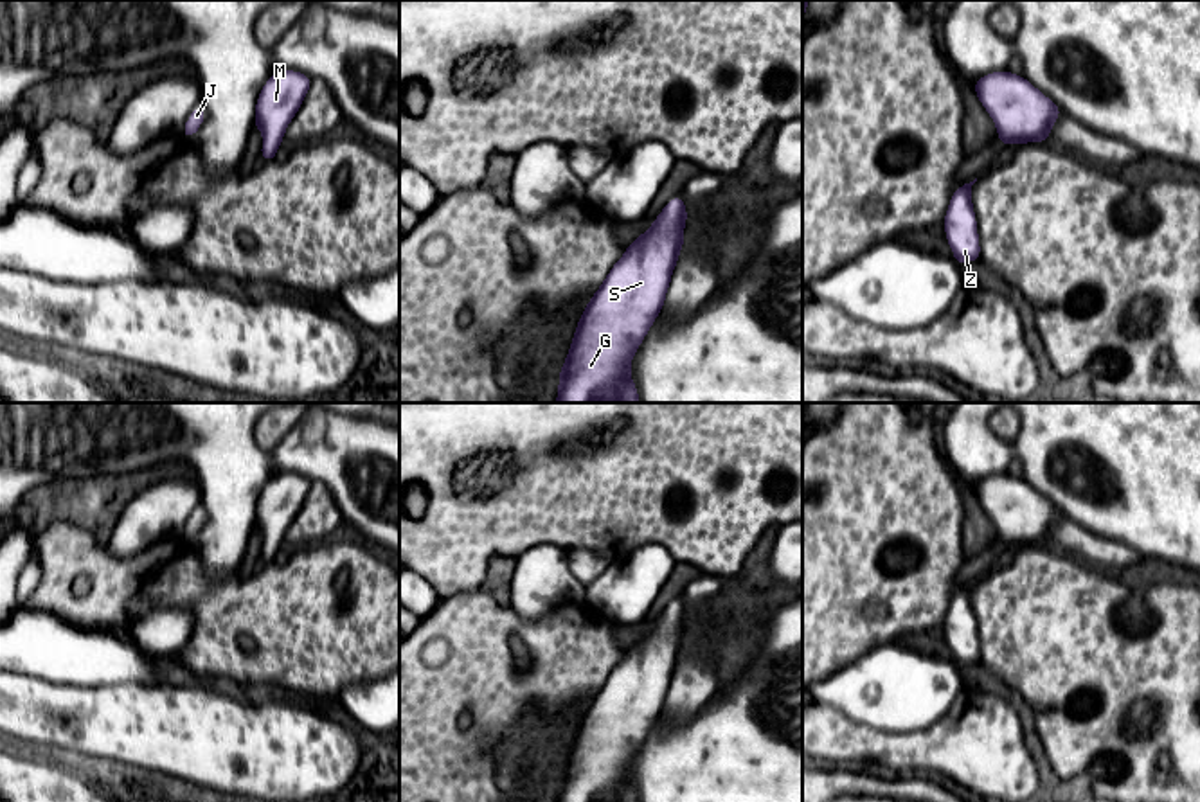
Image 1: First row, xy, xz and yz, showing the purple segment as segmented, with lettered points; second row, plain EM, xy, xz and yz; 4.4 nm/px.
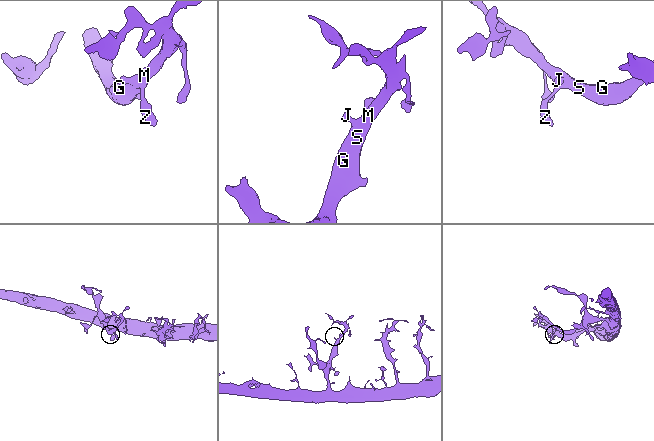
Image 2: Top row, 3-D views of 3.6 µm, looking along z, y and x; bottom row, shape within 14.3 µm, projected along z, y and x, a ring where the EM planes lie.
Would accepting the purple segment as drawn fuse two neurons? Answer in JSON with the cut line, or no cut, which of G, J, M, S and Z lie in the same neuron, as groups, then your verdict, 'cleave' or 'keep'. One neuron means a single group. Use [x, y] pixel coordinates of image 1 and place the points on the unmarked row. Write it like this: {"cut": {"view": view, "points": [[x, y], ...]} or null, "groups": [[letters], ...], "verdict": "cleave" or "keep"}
{"cut": null, "groups": [["G", "J", "M", "S", "Z"]], "verdict": "keep"}

